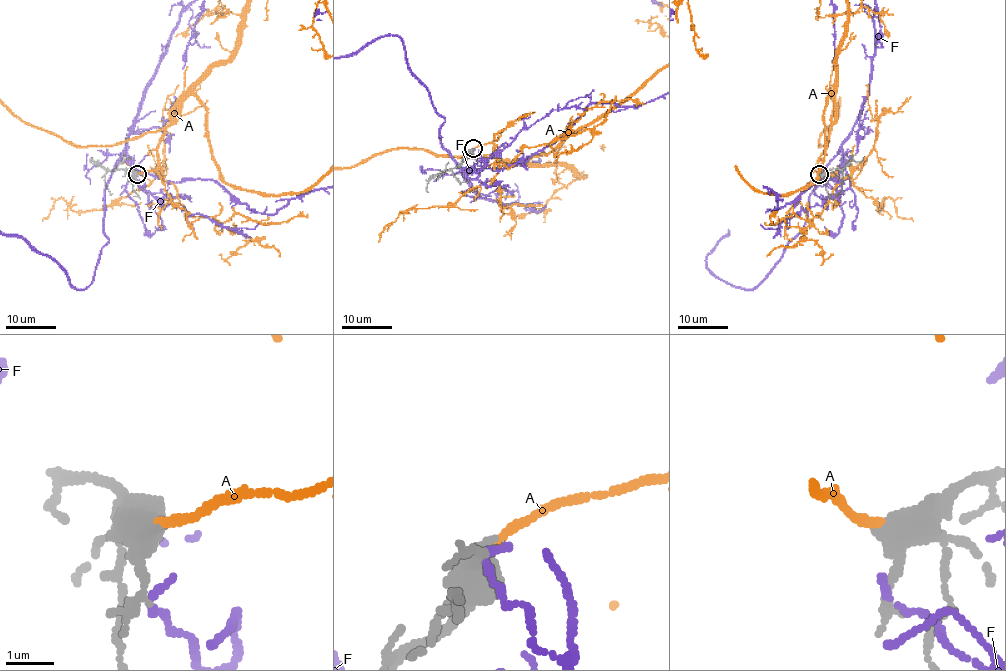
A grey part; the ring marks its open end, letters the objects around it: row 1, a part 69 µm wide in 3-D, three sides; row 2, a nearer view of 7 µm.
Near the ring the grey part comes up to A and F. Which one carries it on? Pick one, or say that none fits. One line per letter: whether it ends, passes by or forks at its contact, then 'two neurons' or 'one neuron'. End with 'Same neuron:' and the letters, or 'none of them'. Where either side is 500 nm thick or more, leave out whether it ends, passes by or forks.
A: it ends there; one neuron
F: it ends there; two neurons
Same neuron: A

